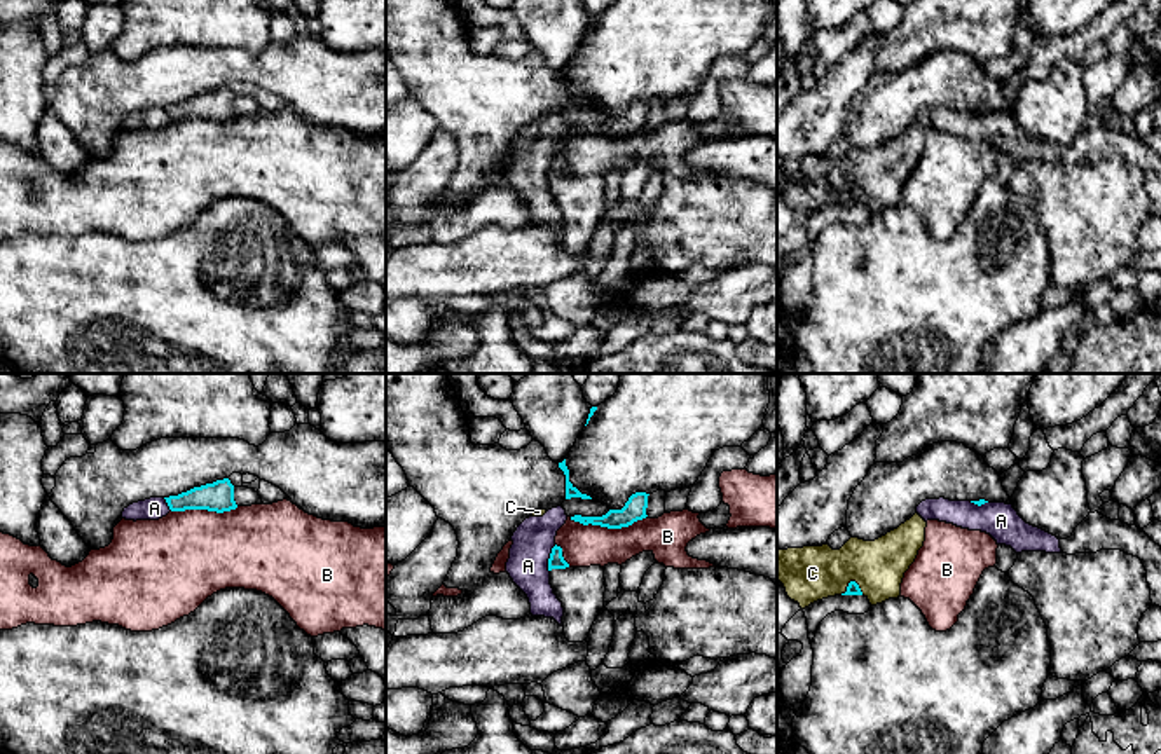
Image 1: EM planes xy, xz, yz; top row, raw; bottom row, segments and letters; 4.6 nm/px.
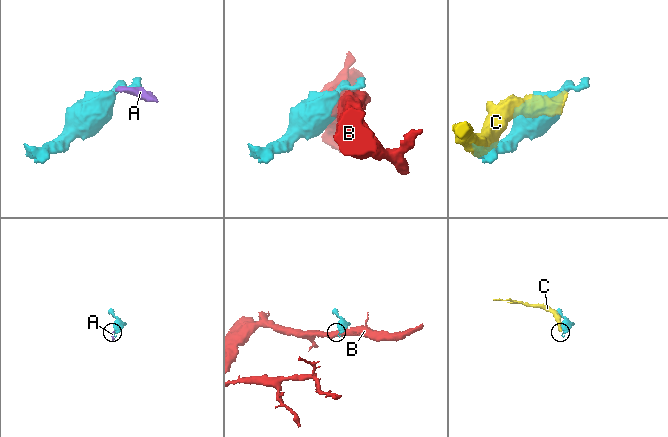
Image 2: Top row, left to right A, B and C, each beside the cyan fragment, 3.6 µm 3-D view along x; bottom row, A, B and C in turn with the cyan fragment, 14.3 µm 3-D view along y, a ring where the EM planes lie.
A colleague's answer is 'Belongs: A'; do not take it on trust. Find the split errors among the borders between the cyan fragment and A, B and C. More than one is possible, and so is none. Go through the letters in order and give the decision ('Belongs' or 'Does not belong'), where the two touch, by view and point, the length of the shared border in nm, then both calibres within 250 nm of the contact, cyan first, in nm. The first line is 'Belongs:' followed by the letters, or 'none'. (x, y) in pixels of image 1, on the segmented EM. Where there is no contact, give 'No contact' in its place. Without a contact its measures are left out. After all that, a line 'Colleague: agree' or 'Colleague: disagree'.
Belongs: none
A: Does not belong. Touches cyan at xz (549, 559). Shared border 130 nm. Thickness 70 nm (cyan) against 190 nm
B: Does not belong. Touches cyan at xz (608, 527). Shared border 360 nm. Thickness 100 nm (cyan) against 190 nm
C: Does not belong. Touches cyan at yz (851, 582). Shared border 110 nm. Thickness 60 nm (cyan) against 260 nm
Colleague: disagree

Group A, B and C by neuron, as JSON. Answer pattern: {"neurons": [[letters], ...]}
{"neurons": [["A", "C"], ["B"]]}

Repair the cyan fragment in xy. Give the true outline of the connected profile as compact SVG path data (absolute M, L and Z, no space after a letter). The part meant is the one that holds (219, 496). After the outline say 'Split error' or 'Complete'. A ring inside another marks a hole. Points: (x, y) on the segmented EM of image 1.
M229 478L194 487L187 492L164 499L171 511L208 510L223 513L237 508L234 501L234 485Z. Complete

